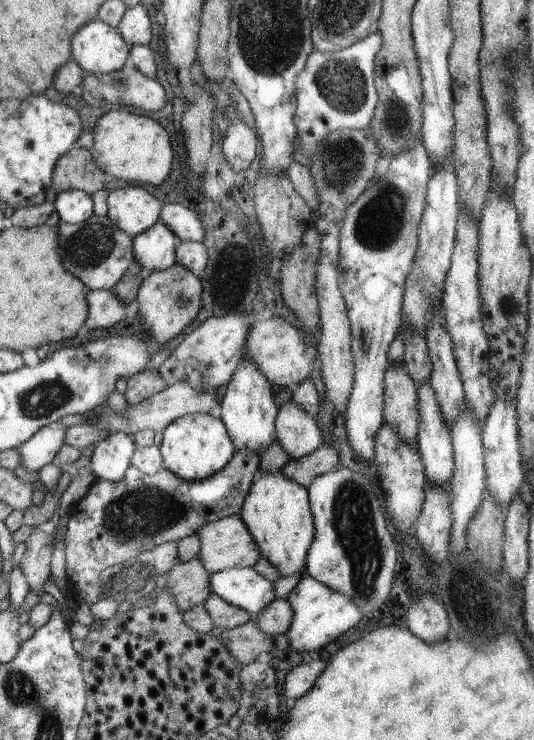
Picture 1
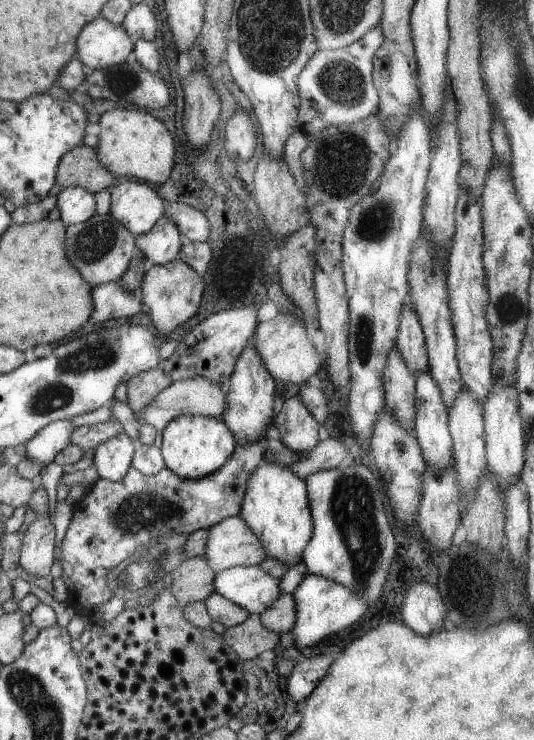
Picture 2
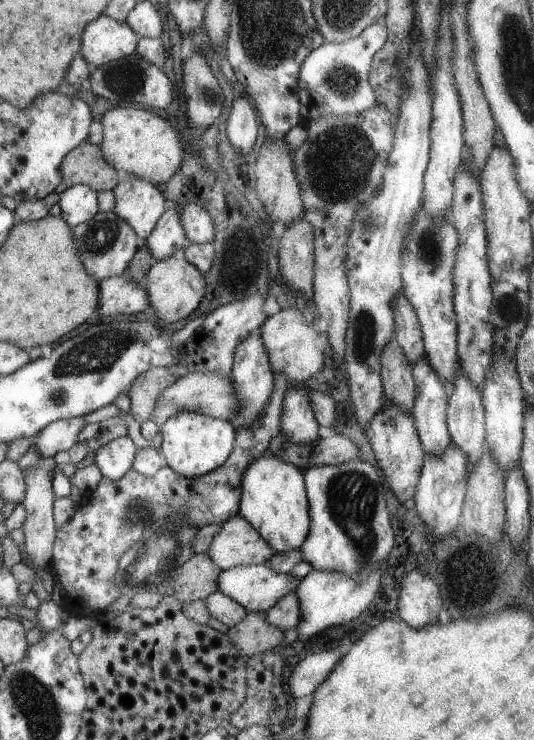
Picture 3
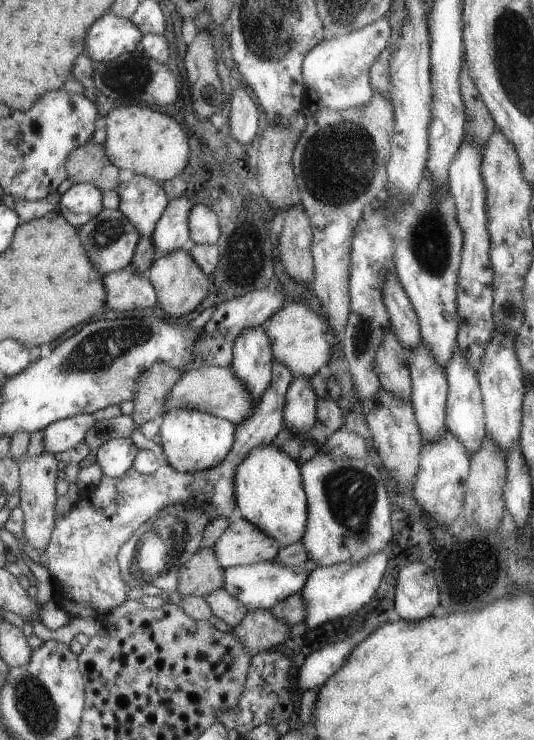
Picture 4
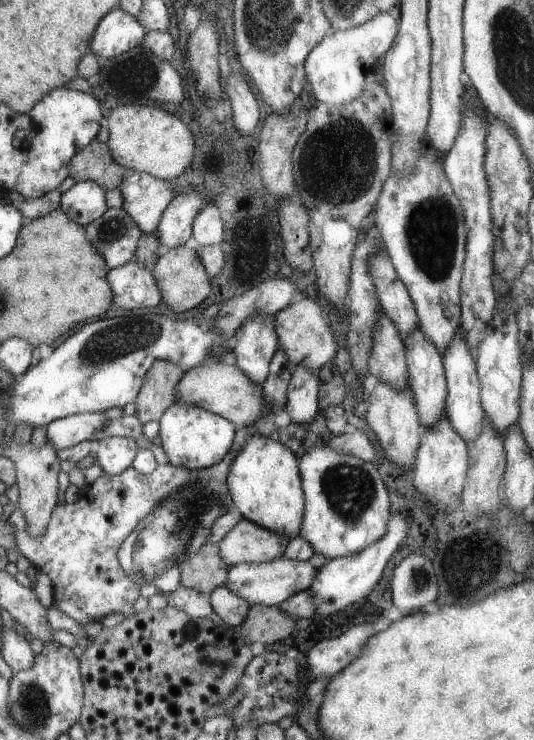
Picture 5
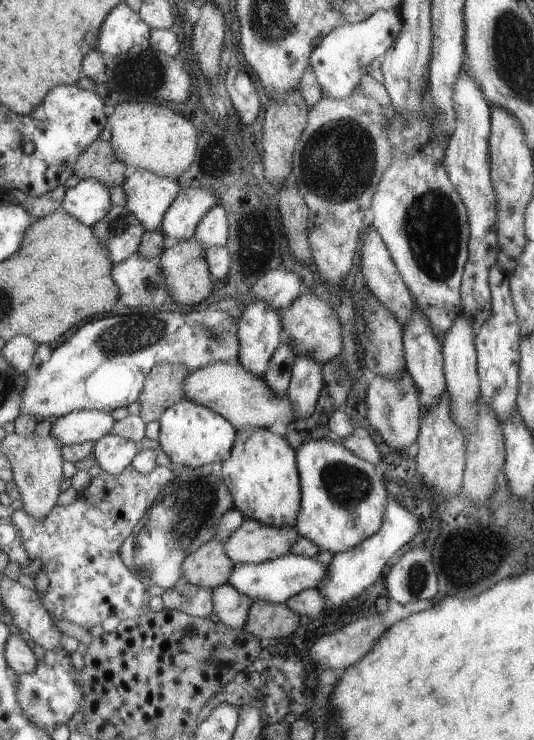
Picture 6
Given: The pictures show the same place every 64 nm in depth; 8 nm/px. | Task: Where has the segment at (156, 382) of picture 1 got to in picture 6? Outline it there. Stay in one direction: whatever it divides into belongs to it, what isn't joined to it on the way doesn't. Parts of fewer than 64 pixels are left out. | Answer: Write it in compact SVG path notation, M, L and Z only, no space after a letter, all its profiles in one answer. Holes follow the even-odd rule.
M155 364L147 376L143 394L139 396L139 418L145 422L159 422L163 410L183 400L183 380L189 374L185 364Z

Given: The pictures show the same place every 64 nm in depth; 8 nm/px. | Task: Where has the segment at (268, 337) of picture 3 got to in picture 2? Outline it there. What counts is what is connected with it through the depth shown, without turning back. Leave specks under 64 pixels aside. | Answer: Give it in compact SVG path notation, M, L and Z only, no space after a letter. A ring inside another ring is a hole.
M277 314L267 322L259 322L255 328L255 348L259 350L259 356L267 364L267 372L275 378L275 382L301 384L317 374L319 362L299 318L293 318L289 314Z

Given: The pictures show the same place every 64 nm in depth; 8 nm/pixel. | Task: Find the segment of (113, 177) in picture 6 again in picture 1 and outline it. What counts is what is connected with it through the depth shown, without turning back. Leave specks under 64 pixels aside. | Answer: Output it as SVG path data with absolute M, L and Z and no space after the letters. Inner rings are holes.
M77 146L57 160L51 190L55 190L55 194L81 190L91 196L97 190L105 190L107 180L109 176L95 164L91 150Z

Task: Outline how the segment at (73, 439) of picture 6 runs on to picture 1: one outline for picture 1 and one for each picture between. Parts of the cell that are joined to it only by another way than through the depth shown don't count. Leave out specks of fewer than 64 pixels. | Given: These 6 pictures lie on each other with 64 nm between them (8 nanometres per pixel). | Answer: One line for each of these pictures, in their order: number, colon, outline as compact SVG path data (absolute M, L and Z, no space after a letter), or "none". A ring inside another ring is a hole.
1: M59 422L47 424L45 428L39 428L25 444L19 444L19 456L21 456L21 466L25 466L29 472L37 474L41 466L49 464L57 450L65 444L65 430Z
2: M57 420L47 424L41 432L25 442L25 458L29 462L35 462L37 466L47 466L55 460L57 452L71 444L69 436L73 430L75 426L69 420Z
3: M85 416L67 418L67 420L55 420L39 432L39 436L31 438L33 448L39 454L39 458L53 458L59 452L69 450L73 444L77 444L77 434L85 424Z
4: M79 414L71 416L67 420L57 420L49 428L43 430L43 450L51 454L59 454L65 450L75 448L77 444L83 442L85 432L95 424L93 416L89 414Z
5: M93 412L71 414L71 416L65 416L61 420L53 420L51 424L47 424L45 428L47 442L53 444L55 450L65 450L79 442L89 440L89 436L101 430L105 424L107 424L105 414L93 414Z

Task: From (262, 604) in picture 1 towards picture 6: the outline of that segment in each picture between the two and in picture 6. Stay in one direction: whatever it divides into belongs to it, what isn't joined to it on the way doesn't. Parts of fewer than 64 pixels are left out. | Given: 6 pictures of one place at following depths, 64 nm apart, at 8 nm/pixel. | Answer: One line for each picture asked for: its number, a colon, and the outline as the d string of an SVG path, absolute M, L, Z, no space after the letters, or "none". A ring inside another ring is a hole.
2: M241 566L219 572L215 574L213 586L215 594L225 596L249 614L261 614L281 596L279 580L259 566Z
3: M251 564L221 572L219 590L247 612L267 612L271 606L277 606L279 598L295 592L299 582L289 574L269 570L265 564Z
4: M275 560L249 566L233 566L225 570L223 590L227 590L227 594L245 604L247 610L271 610L277 602L287 600L291 594L299 594L307 576L309 576L307 570L299 570L299 566L285 566L281 562L277 564Z
5: M277 558L271 562L263 562L263 564L237 564L231 566L227 572L227 588L237 594L239 598L247 600L249 606L255 604L263 604L263 606L279 606L283 600L287 600L289 596L309 590L309 584L315 576L317 568L311 566L309 562L297 562L291 558Z
6: M285 554L275 560L267 560L263 564L235 564L227 584L235 586L243 596L249 596L253 602L261 600L269 604L285 604L295 594L303 590L313 590L325 574L327 574L327 566L317 562L315 558Z

